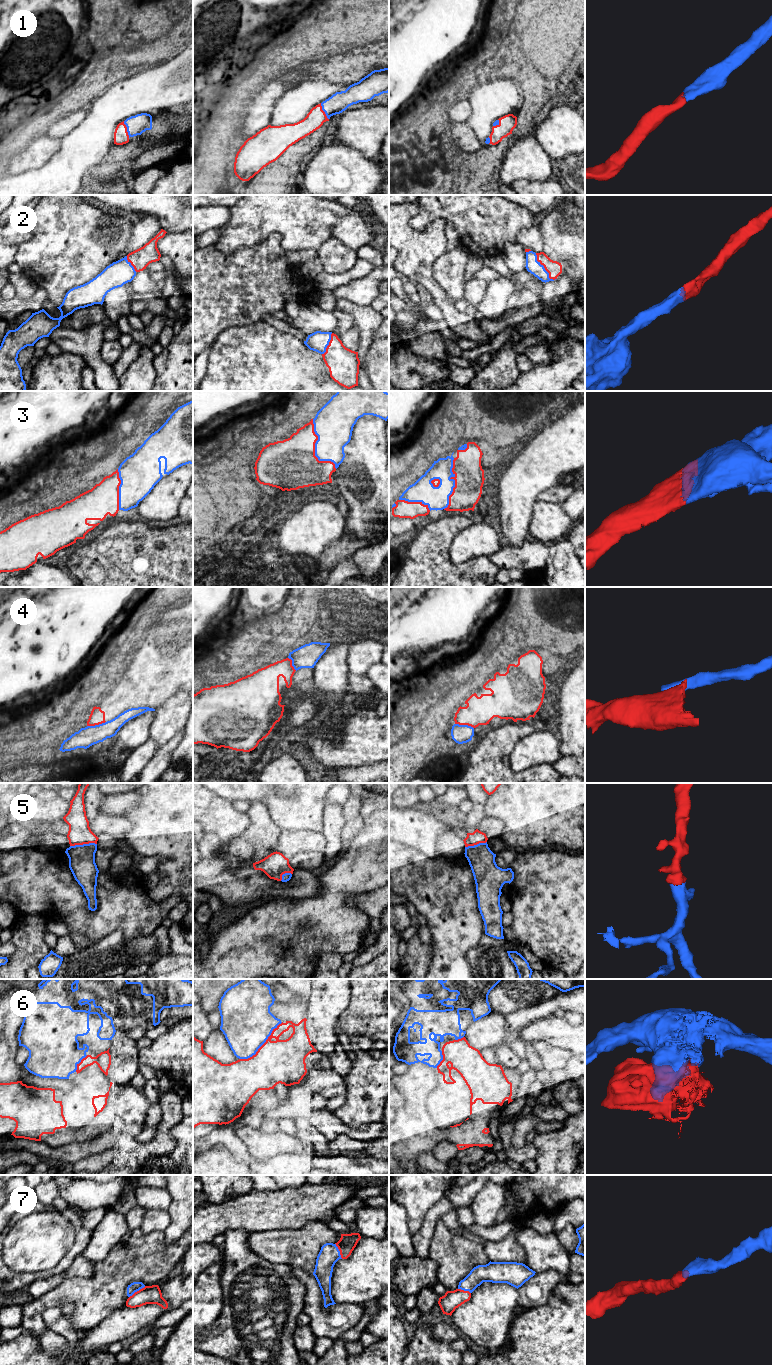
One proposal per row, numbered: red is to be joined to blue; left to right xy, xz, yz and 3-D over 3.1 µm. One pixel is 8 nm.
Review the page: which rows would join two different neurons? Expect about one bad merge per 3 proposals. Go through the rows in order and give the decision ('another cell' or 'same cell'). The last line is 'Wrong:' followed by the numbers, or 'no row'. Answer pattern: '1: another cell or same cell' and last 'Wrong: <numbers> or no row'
1: same cell
2: same cell
3: same cell
4: another cell
5: same cell
6: another cell
7: same cell
Wrong: 4, 6

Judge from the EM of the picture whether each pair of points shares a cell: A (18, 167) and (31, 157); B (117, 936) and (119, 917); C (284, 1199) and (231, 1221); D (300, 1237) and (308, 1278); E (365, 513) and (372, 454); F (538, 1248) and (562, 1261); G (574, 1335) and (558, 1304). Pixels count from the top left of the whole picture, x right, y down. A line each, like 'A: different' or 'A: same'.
A: same
B: different
C: same
D: different
E: same
F: same
G: same

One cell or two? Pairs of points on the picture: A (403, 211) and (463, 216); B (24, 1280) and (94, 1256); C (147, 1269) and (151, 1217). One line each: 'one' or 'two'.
A: two
B: two
C: two

